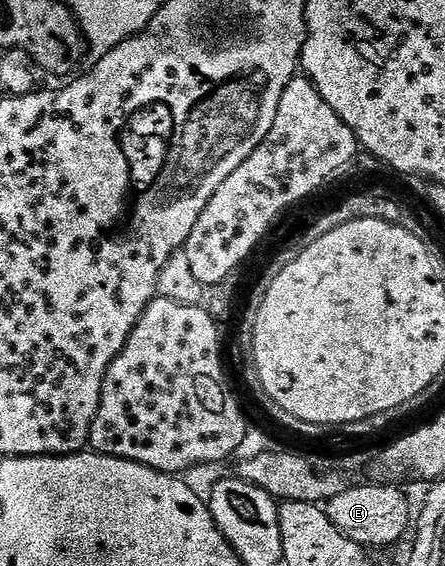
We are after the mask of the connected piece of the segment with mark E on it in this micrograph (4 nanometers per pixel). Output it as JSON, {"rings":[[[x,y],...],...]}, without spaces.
{"rings":[[[395,483],[374,484],[352,484],[345,491],[341,491],[341,495],[333,495],[333,499],[325,503],[333,527],[337,527],[337,531],[341,531],[345,539],[353,539],[353,543],[372,550],[397,544],[406,533],[408,536],[413,525],[413,505],[411,509],[406,495],[399,490],[402,488]]]}

